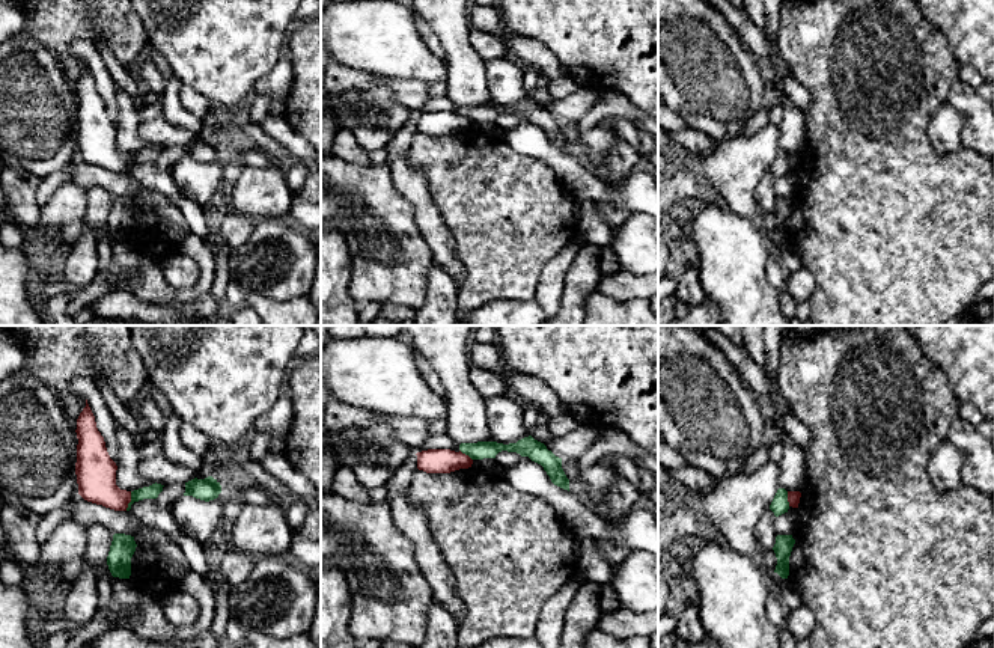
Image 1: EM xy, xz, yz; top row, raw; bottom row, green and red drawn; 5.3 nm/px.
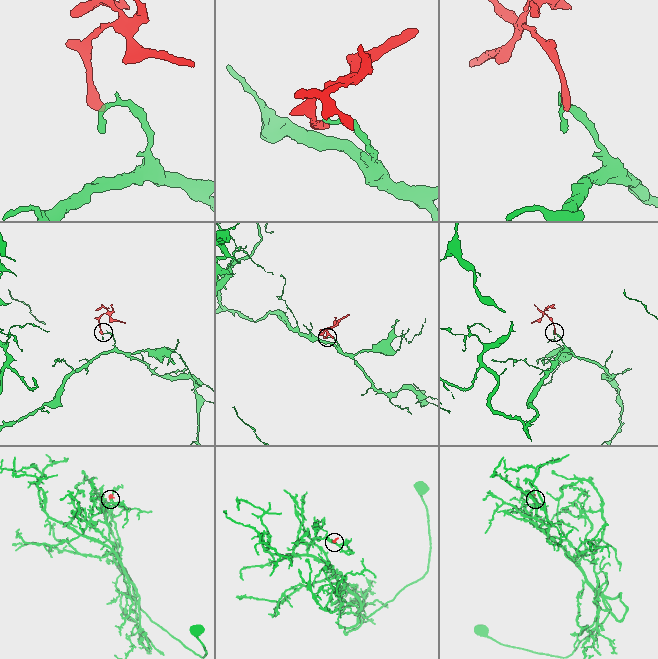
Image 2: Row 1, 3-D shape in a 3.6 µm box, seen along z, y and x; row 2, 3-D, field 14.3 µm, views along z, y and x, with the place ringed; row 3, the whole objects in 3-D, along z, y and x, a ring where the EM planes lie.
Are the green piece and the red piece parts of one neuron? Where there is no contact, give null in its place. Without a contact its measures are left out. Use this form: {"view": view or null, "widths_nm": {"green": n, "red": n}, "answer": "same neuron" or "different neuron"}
{"view": "xy", "widths_nm": {"green": 70, "red": 220}, "answer": "different neuron"}

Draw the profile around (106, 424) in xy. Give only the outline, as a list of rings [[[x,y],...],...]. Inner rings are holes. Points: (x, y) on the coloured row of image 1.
[[[75,377],[71,380],[71,387],[74,392],[83,395],[95,416],[96,428],[104,437],[107,452],[110,458],[116,463],[119,457],[119,443],[116,439],[116,422],[105,405],[105,401],[95,384],[93,380],[86,377]]]

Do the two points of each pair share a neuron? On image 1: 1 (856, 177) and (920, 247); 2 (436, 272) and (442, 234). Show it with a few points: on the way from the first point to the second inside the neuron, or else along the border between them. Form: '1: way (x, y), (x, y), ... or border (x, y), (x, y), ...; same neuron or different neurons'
1: way (874, 195), (880, 207), (902, 229); same neuron
2: border (434, 259), (458, 285); different neurons

